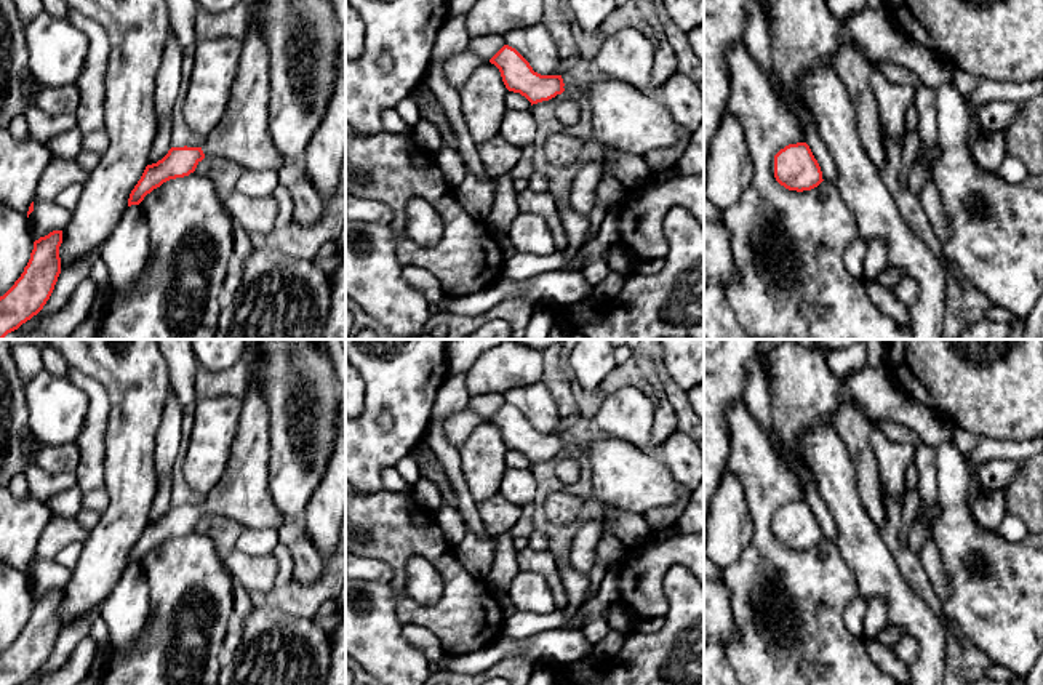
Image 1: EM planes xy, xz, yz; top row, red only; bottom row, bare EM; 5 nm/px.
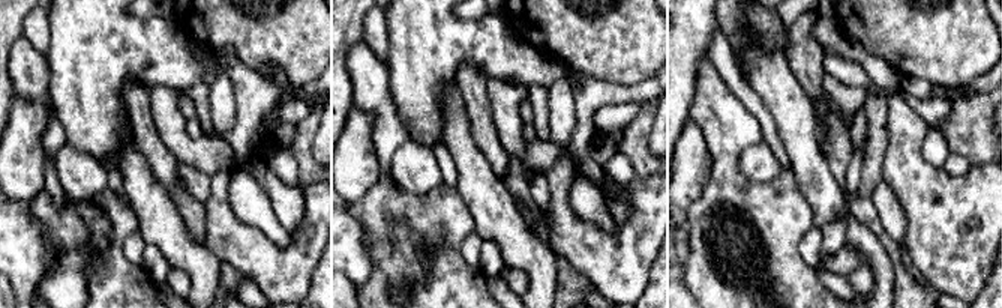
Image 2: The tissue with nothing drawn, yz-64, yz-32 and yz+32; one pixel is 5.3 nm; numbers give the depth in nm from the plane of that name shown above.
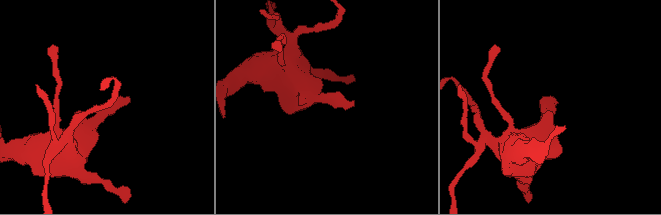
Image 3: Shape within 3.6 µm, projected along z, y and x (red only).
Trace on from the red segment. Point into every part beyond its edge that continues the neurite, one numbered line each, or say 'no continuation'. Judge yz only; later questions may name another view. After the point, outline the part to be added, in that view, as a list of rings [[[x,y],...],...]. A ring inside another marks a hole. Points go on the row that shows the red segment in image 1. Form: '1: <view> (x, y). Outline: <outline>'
no continuation

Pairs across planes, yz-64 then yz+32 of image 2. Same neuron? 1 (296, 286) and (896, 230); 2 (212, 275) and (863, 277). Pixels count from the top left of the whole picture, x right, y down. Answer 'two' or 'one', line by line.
1: two
2: two

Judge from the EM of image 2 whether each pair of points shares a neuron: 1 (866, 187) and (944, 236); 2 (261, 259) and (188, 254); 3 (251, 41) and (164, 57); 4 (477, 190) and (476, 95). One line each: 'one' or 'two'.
1: two
2: two
3: two
4: two

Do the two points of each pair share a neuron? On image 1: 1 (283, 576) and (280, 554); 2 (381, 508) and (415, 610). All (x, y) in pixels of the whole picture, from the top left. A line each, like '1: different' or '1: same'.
1: same
2: same

